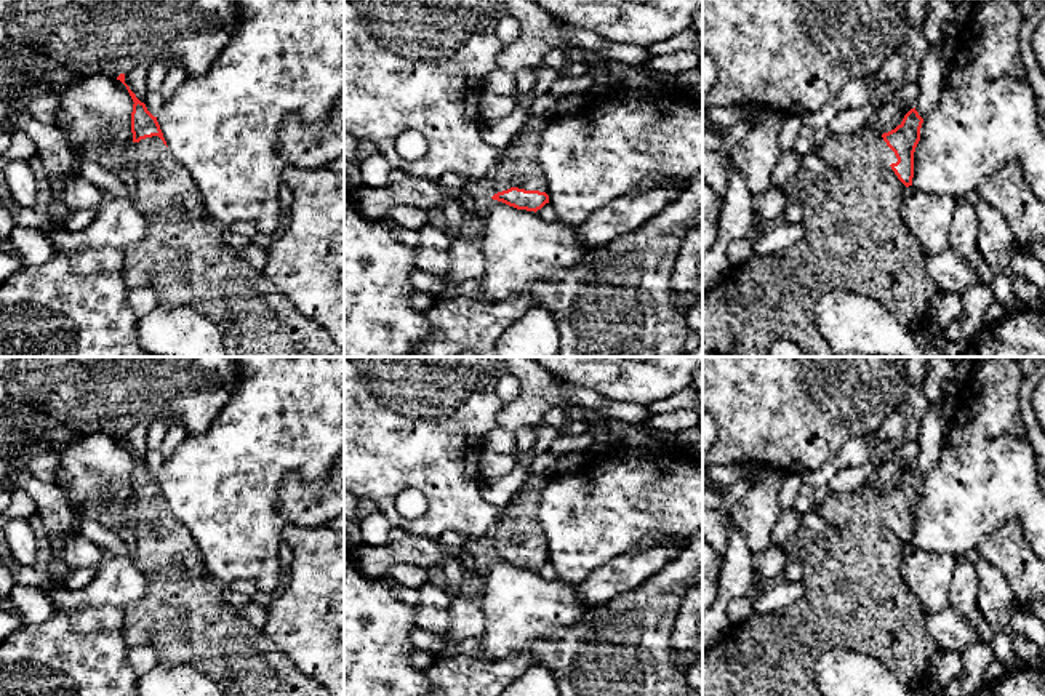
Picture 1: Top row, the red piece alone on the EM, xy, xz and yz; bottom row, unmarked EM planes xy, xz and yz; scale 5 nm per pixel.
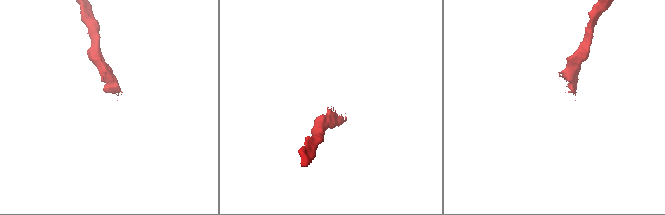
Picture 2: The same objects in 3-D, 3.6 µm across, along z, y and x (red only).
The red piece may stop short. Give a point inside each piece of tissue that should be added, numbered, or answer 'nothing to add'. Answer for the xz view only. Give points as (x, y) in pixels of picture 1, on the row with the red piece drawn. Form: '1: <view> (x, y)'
1: xz (519, 162)

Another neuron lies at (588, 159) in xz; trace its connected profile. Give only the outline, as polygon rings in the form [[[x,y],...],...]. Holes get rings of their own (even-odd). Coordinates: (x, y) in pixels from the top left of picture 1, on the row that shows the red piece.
[[[613,88],[613,93],[597,102],[589,102],[573,115],[552,118],[541,133],[539,168],[547,182],[549,203],[560,221],[568,226],[583,224],[594,211],[615,198],[639,189],[647,174],[696,176],[703,173],[703,102],[698,94],[643,88]]]

